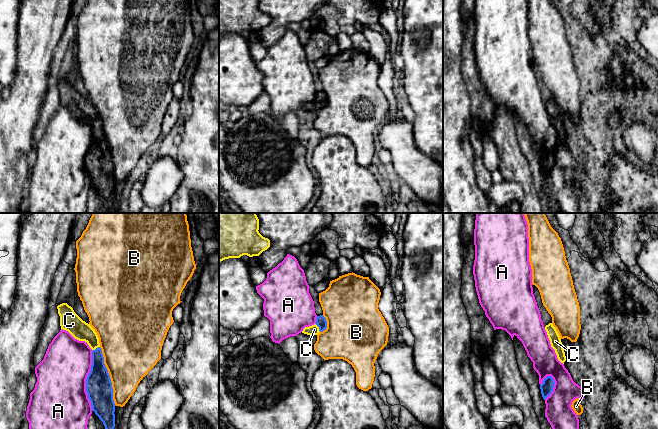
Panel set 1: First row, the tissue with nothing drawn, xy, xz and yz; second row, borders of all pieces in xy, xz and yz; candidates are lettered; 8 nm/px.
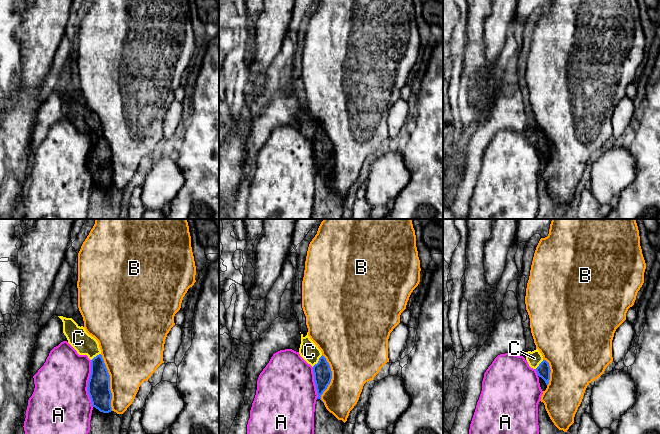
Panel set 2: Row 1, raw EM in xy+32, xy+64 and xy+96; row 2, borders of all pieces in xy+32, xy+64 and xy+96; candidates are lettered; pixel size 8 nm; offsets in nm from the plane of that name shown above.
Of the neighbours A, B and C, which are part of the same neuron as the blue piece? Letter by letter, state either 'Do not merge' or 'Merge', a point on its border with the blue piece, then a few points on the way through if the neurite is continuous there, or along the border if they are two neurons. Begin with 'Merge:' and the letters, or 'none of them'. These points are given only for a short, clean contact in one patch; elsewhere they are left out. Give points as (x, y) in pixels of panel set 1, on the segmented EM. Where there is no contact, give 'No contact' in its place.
Merge: C
A: Do not merge. Touches blue at xy (86, 380). Boundary: xy (92, 350), (91, 369), (86, 379), (86, 393), (91, 410)
B: Do not merge. Touches blue at xy (109, 376)
C: Merge. Touches blue at xz (318, 326). Path across: xz (321, 322), (318, 326), (314, 329)

